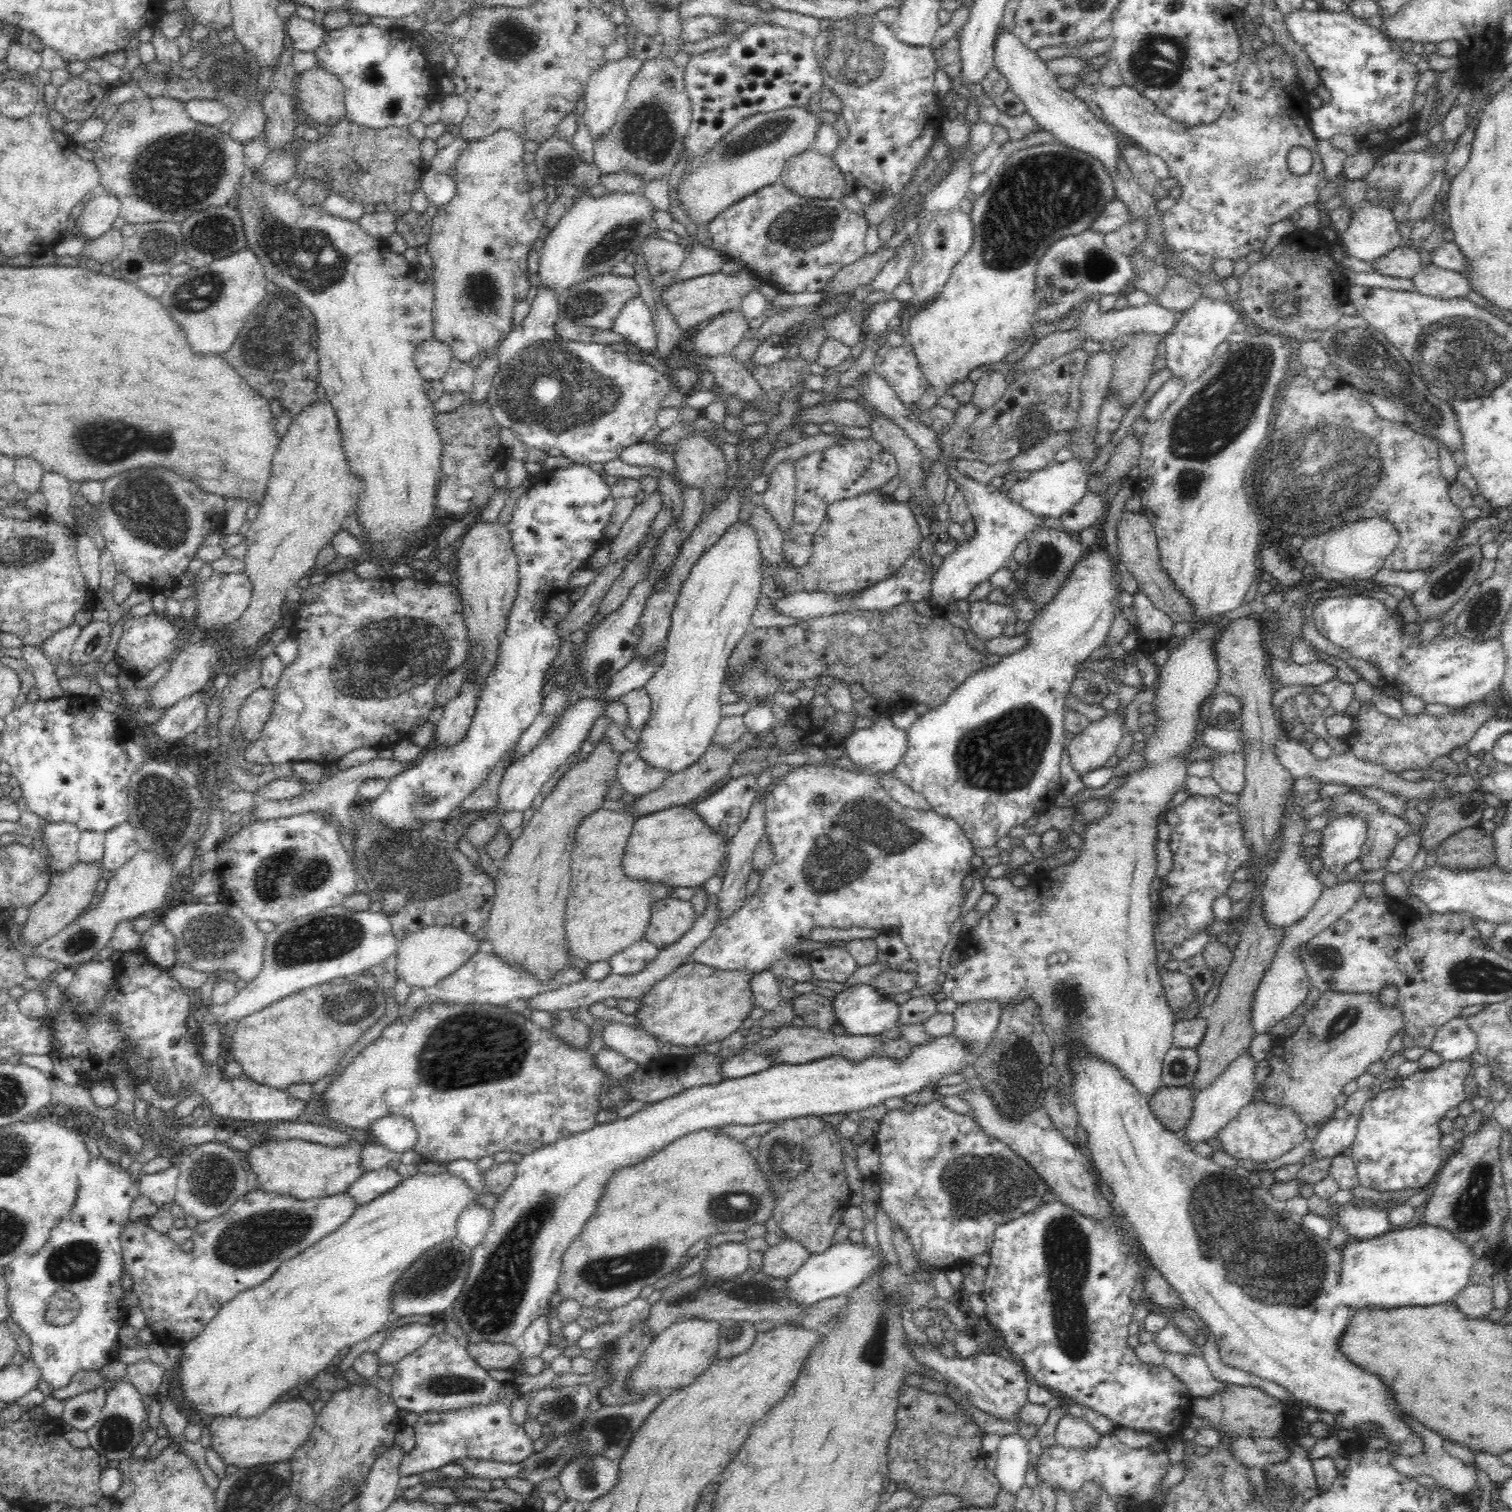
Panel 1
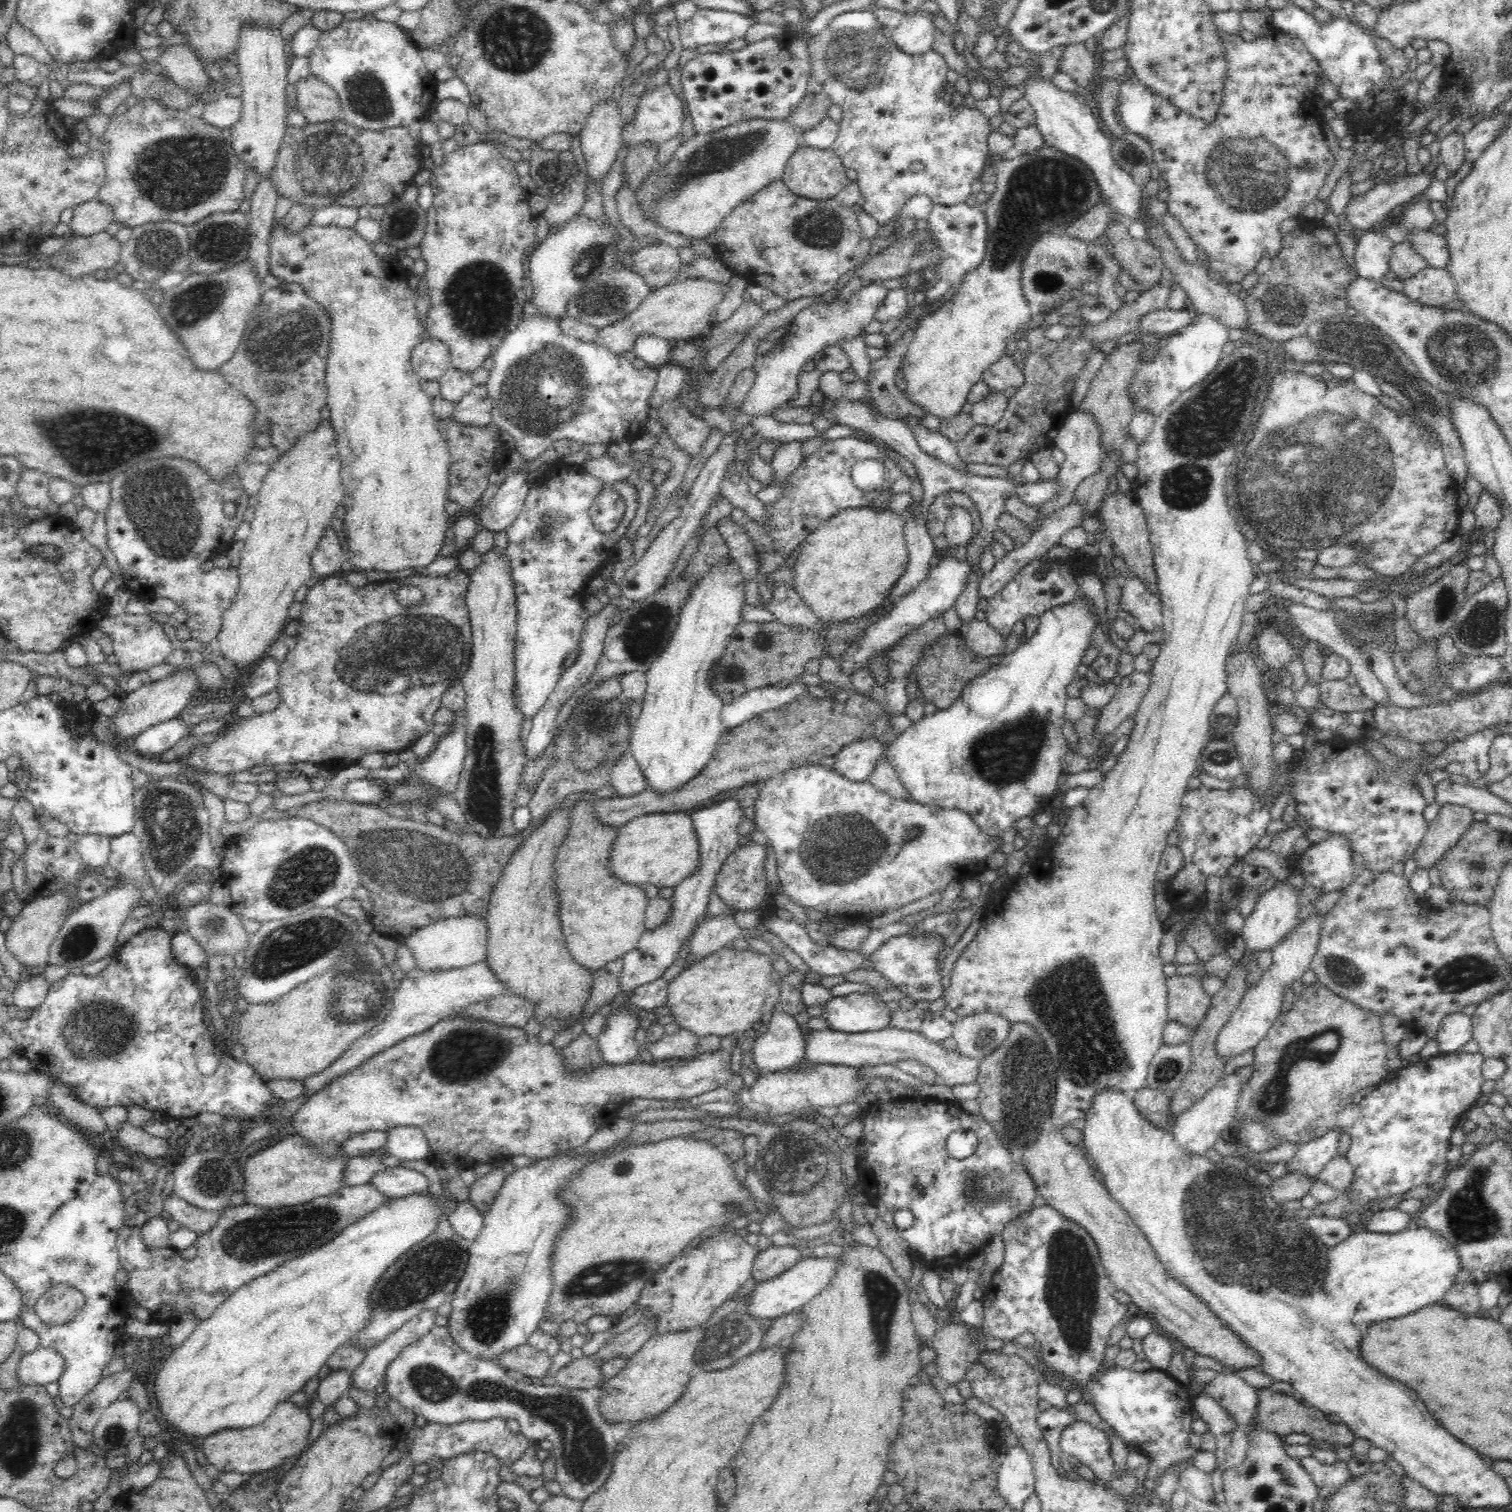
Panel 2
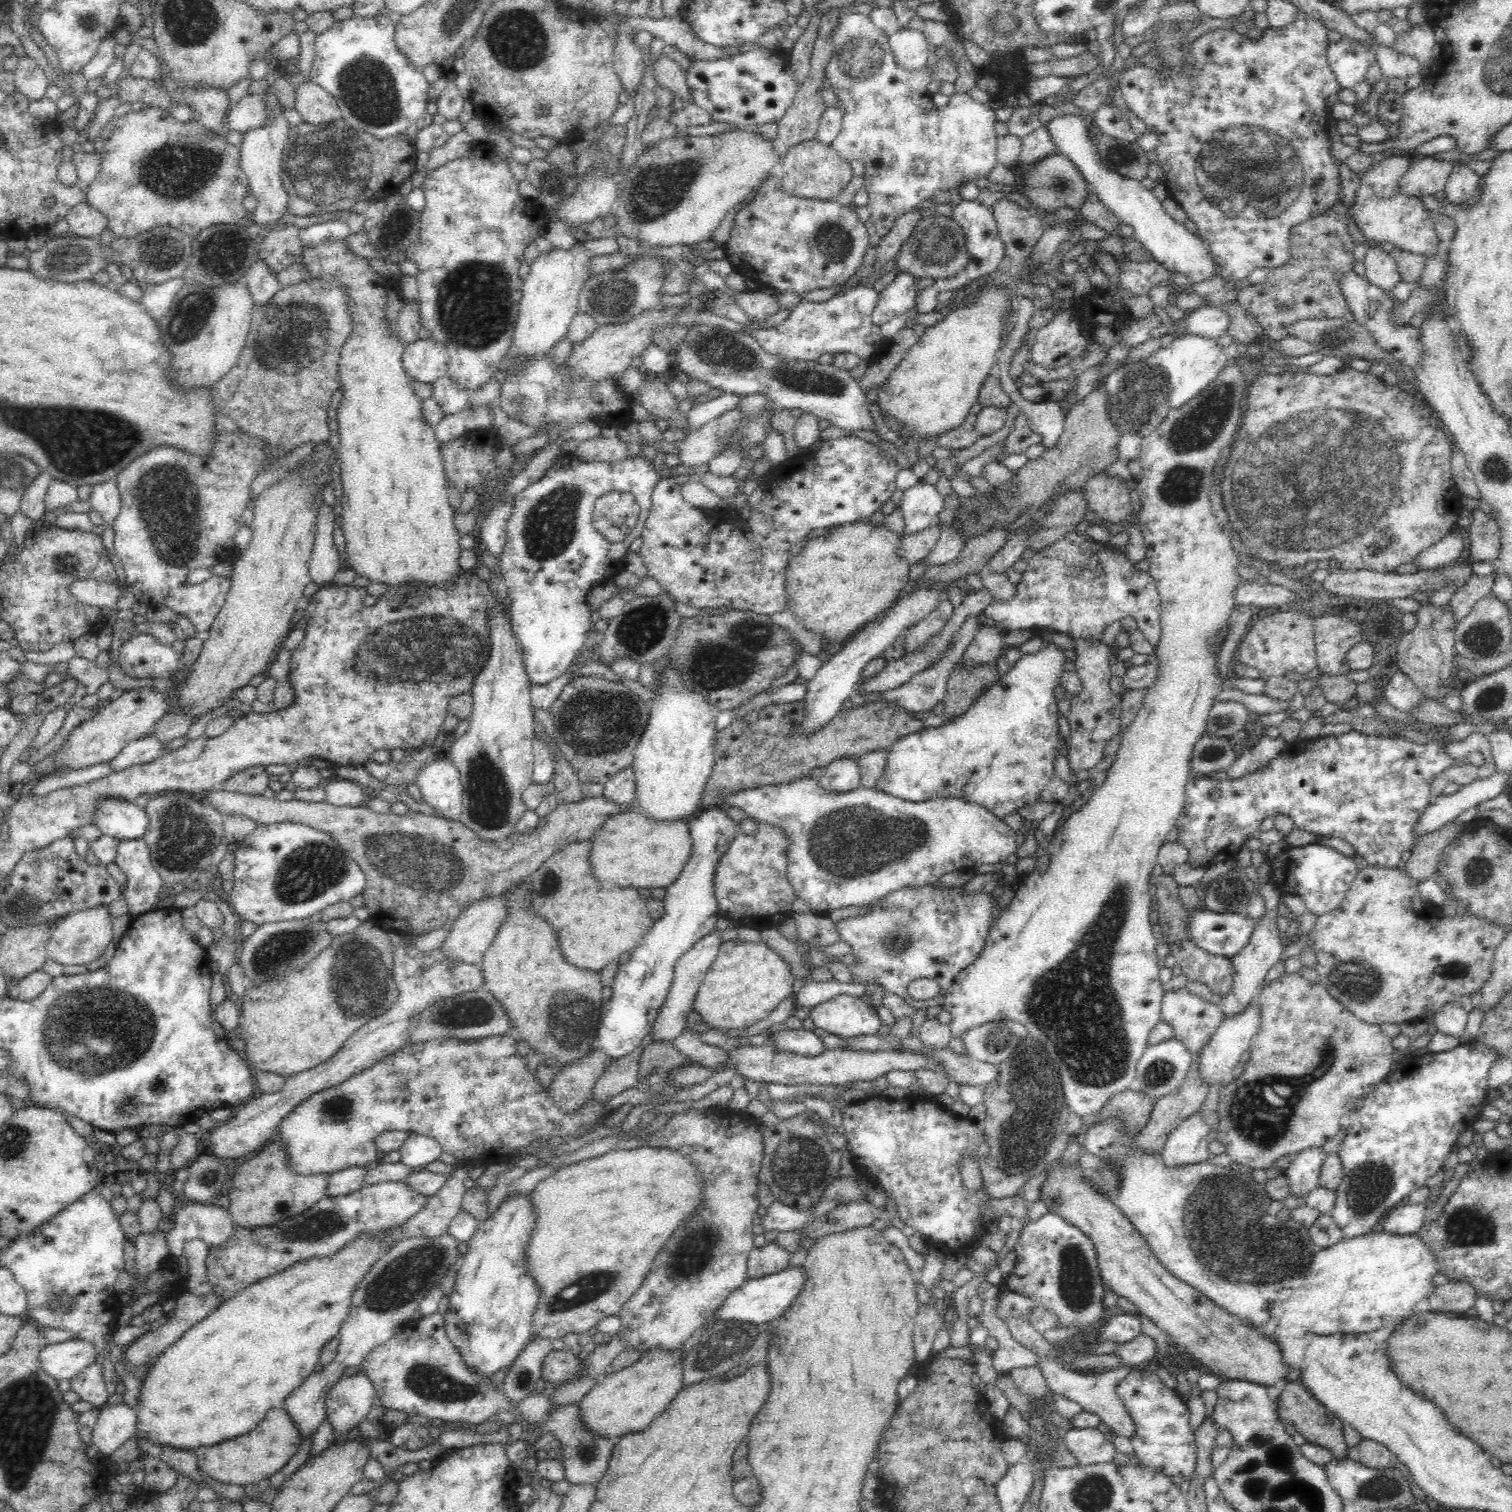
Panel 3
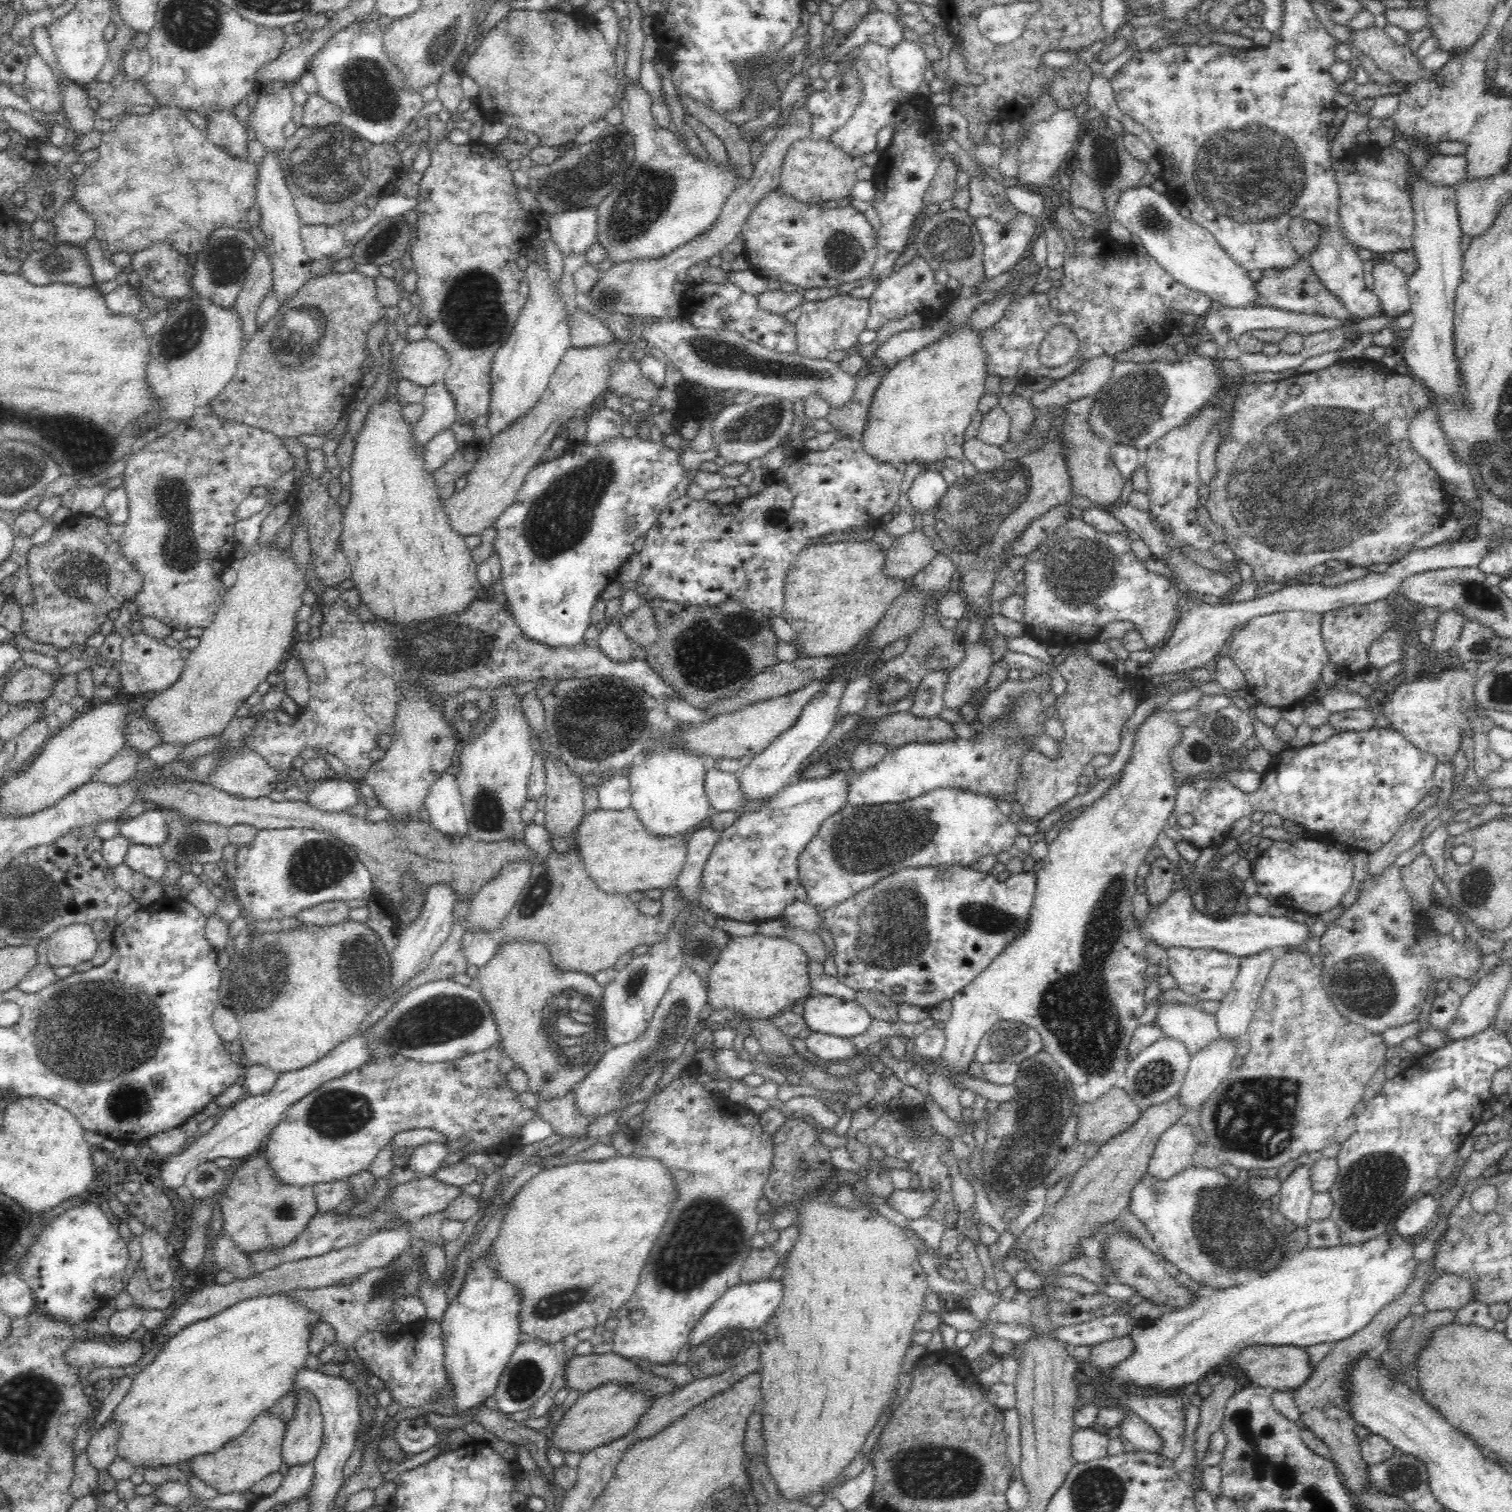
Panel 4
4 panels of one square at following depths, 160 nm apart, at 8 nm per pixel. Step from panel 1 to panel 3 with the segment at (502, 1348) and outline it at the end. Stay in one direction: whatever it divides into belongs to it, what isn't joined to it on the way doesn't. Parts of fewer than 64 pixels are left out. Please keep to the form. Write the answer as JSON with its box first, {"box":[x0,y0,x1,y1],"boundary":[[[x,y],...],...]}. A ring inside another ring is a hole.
{"box":[540,1350,584,1385],"boundary":[[[552,1350],[544,1356],[540,1364],[540,1377],[546,1382],[555,1382],[560,1385],[564,1380],[572,1380],[580,1374],[584,1374],[582,1361],[572,1354],[572,1351]]]}

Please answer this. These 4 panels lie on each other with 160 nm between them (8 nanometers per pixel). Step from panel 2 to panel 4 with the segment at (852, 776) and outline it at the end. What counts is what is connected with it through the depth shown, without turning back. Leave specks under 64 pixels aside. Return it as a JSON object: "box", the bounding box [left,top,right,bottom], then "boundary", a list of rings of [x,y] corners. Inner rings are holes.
{"box":[699,769,850,923],"boundary":[[[834,769],[828,776],[824,778],[818,778],[813,780],[799,779],[793,783],[785,786],[783,790],[780,790],[768,803],[766,808],[762,810],[747,812],[740,814],[740,818],[730,826],[730,828],[723,829],[722,836],[720,836],[720,842],[716,844],[714,852],[710,854],[708,862],[706,862],[706,868],[702,873],[701,889],[699,892],[699,904],[702,908],[710,913],[714,913],[719,918],[730,919],[732,921],[738,921],[743,923],[761,923],[766,920],[776,920],[783,916],[783,912],[787,906],[790,906],[796,898],[794,893],[799,886],[797,870],[797,859],[802,853],[802,850],[810,843],[810,840],[818,833],[821,823],[828,819],[831,815],[838,813],[848,802],[848,792],[850,792],[850,781],[848,781],[848,772],[844,770]]]}

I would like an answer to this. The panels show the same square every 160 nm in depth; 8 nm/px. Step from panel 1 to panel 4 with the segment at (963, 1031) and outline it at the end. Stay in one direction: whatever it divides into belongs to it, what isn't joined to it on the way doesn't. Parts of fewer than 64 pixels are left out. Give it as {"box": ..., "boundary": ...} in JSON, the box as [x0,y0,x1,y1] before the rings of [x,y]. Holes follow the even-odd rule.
{"box":[974,1021,1042,1065],"boundary":[[[998,1021],[980,1038],[974,1059],[980,1064],[1010,1062],[1018,1065],[1041,1050],[1042,1041],[1036,1029],[1018,1021]]]}

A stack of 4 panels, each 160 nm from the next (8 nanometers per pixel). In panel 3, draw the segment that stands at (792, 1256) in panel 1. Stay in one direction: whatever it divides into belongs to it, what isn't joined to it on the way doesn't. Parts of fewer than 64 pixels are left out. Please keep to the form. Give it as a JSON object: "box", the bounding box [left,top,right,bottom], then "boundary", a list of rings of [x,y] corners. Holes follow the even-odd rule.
{"box":[747,1242,791,1279],"boundary":[[[775,1242],[766,1243],[759,1248],[754,1247],[747,1263],[749,1279],[762,1278],[785,1270],[791,1264],[791,1254]]]}

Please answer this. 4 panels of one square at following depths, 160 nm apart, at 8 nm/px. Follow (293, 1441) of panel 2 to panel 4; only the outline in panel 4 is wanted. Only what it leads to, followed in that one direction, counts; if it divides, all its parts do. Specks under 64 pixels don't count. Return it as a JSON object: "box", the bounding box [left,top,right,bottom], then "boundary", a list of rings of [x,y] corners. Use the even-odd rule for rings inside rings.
{"box":[189,1413,287,1494],"boundary":[[[263,1413],[240,1435],[229,1440],[216,1452],[198,1454],[189,1460],[191,1471],[220,1494],[246,1492],[268,1474],[278,1471],[282,1458],[282,1443],[287,1421],[276,1415]]]}

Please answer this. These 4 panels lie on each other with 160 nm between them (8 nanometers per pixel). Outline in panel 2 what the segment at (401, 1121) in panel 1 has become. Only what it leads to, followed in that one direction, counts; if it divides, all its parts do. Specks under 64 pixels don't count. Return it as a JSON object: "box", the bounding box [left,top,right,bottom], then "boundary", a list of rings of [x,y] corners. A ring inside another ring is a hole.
{"box":[383,1126,428,1160],"boundary":[[[394,1126],[386,1130],[383,1151],[400,1160],[420,1160],[428,1156],[428,1141],[423,1130],[416,1126]]]}

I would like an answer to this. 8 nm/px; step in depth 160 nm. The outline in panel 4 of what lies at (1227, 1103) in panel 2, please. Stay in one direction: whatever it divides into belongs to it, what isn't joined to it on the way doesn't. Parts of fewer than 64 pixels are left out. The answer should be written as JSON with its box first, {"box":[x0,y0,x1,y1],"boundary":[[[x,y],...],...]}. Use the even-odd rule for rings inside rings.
{"box":[1147,1122,1197,1180],"boundary":[[[1178,1122],[1160,1135],[1147,1168],[1147,1177],[1168,1180],[1193,1164],[1197,1139],[1192,1128]]]}

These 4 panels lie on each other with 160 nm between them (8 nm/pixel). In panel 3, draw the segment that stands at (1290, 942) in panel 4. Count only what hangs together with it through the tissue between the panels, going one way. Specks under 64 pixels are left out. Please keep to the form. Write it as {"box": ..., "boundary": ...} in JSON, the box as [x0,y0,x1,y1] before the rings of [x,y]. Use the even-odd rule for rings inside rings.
{"box":[1189,909,1258,957],"boundary":[[[1206,909],[1189,912],[1190,935],[1196,946],[1214,955],[1233,957],[1249,942],[1258,919],[1240,913],[1218,913]]]}

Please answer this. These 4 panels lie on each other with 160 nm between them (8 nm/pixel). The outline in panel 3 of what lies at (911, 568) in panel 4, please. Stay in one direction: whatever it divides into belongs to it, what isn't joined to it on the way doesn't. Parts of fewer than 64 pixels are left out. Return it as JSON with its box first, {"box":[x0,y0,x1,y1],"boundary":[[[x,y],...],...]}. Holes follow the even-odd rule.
{"box":[897,520,942,564],"boundary":[[[936,520],[928,528],[915,535],[908,538],[906,538],[906,535],[902,536],[897,553],[906,562],[917,564],[936,546],[941,530],[942,524]]]}

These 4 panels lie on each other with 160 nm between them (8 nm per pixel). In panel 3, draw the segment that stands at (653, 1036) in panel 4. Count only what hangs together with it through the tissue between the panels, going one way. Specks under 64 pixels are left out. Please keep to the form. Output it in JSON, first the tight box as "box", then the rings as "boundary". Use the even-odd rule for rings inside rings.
{"box":[653,932,724,1041],"boundary":[[[710,932],[707,936],[698,940],[696,944],[692,944],[690,948],[678,959],[674,967],[673,981],[667,997],[659,1009],[659,1015],[653,1024],[654,1036],[653,1040],[670,1041],[676,1038],[678,1032],[682,1032],[686,1028],[686,1014],[692,1010],[692,1002],[694,1002],[694,994],[698,992],[700,983],[704,980],[706,972],[712,966],[714,959],[718,956],[719,948],[724,942],[717,932]]]}

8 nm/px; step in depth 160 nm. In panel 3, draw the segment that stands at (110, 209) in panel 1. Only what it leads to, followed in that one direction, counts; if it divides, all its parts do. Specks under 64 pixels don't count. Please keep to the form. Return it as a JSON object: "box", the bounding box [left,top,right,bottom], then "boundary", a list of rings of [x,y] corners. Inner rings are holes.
{"box":[65,201,108,237],"boundary":[[[87,201],[73,206],[65,219],[69,224],[69,234],[81,237],[99,236],[108,224],[106,216],[92,208]]]}

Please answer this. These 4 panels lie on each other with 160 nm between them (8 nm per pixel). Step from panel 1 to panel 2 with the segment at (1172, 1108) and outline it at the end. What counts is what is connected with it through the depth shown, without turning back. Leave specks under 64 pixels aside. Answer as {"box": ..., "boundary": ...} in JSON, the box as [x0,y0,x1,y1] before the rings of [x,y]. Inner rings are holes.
{"box":[1133,1088,1174,1129],"boundary":[[[1141,1088],[1133,1098],[1140,1114],[1143,1114],[1154,1126],[1166,1129],[1174,1124],[1169,1107],[1171,1095],[1164,1090]]]}

